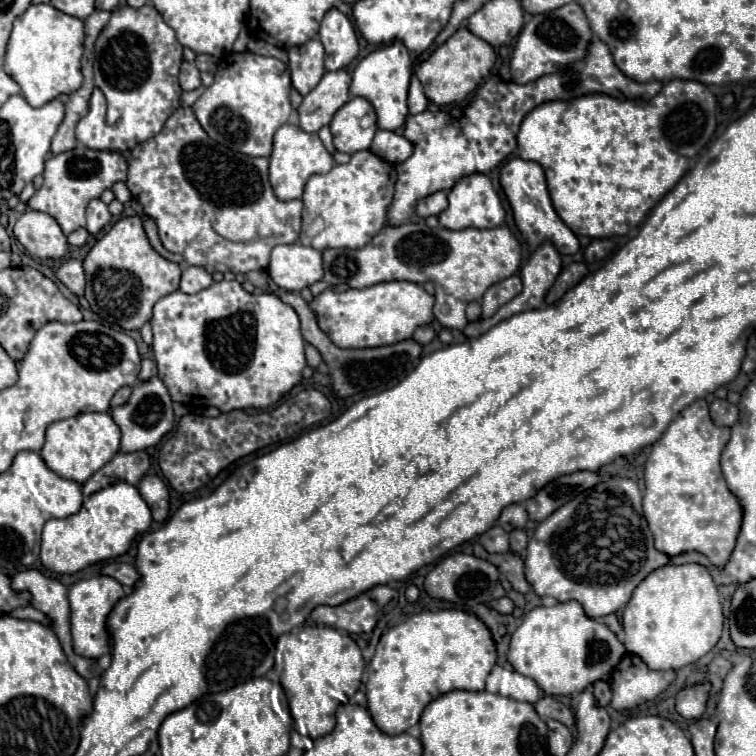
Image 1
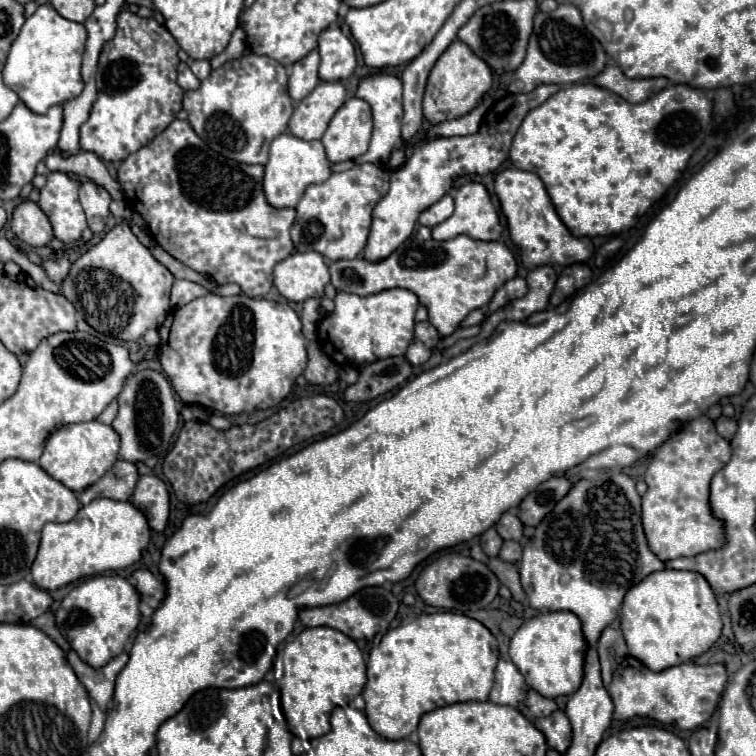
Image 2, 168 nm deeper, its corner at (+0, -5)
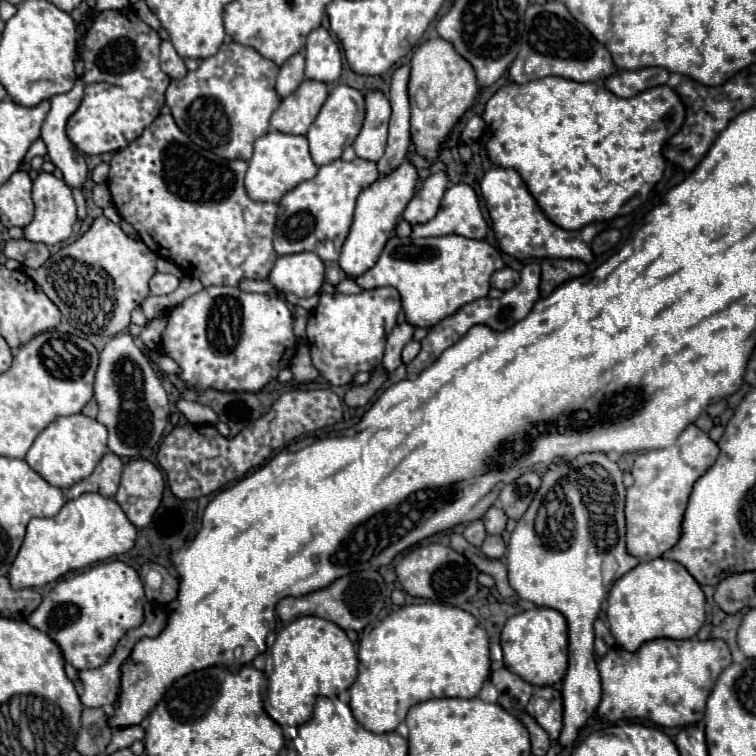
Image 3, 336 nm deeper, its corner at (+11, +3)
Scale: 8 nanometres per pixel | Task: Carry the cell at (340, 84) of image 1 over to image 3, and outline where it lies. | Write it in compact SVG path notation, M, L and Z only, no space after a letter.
M304 80L294 94L280 102L270 118L270 128L286 134L306 134L326 98L328 86L324 82Z

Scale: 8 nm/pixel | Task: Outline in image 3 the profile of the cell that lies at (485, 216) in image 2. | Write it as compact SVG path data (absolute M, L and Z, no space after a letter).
M460 182L444 192L436 218L432 218L426 224L416 224L412 236L424 238L424 236L460 234L466 238L484 238L486 230L488 226L482 216L476 192L472 190L472 186Z

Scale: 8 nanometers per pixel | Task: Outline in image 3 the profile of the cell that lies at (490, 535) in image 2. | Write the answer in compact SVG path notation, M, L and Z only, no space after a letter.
M476 520L476 522L468 524L466 530L464 530L464 538L466 538L472 546L478 546L478 548L480 548L482 542L484 542L484 538L486 538L486 530L484 530L482 520Z

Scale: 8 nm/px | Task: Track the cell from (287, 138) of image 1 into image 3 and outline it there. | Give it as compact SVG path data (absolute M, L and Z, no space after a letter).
M270 130L254 142L254 156L248 162L246 172L246 192L256 202L278 202L288 190L296 188L300 182L314 178L318 166L314 164L308 152L306 136L282 134L278 130Z

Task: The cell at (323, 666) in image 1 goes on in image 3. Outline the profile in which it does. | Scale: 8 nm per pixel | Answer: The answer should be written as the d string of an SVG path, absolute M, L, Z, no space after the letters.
M318 616L290 622L264 654L265 675L270 680L264 709L280 726L302 726L312 718L318 696L336 696L348 690L358 674L358 658L346 632Z

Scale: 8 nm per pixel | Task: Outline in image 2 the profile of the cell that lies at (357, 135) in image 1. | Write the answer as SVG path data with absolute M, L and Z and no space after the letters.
M357 96L349 98L331 118L329 128L321 138L329 162L337 164L365 154L369 148L371 130L373 120L369 104Z

